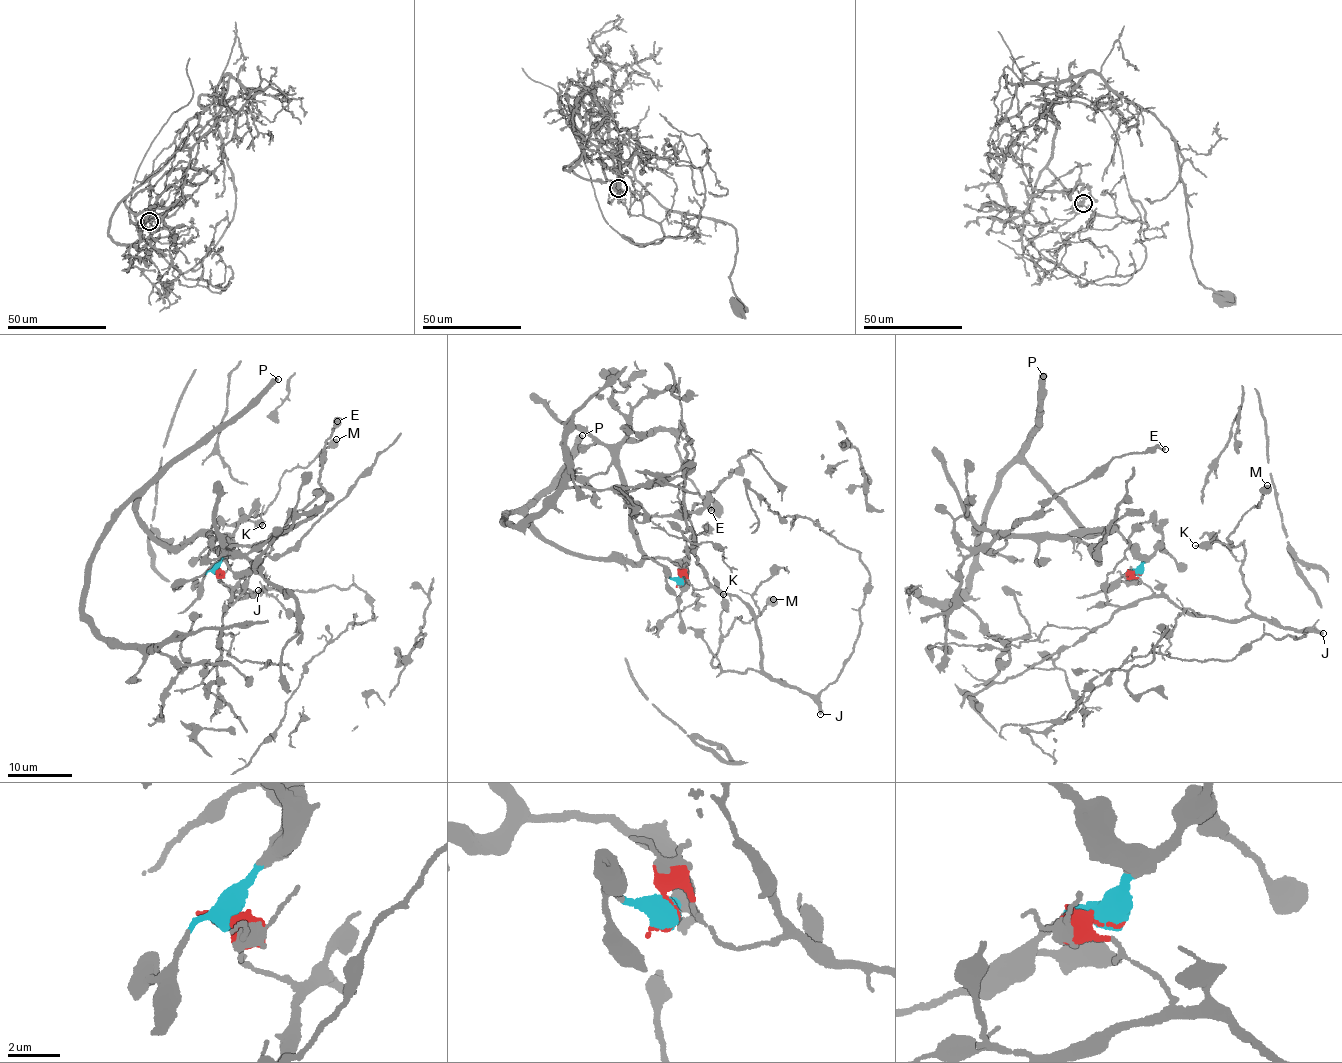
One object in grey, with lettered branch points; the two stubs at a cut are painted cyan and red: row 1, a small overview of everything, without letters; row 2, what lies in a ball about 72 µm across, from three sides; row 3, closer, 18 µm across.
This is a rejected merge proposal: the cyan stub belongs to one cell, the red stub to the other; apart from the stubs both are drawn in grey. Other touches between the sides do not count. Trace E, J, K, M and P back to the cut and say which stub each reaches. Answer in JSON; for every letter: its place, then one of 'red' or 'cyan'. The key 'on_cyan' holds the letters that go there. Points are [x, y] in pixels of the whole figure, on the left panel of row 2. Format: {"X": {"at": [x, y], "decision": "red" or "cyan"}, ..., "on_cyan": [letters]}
{"E": {"at": [337, 421], "decision": "cyan"}, "J": {"at": [258, 590], "decision": "red"}, "K": {"at": [262, 525], "decision": "red"}, "M": {"at": [336, 439], "decision": "red"}, "P": {"at": [278, 379], "decision": "cyan"}, "on_cyan": ["E", "P"]}

